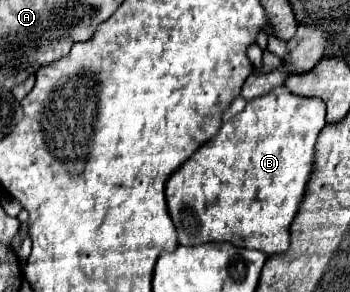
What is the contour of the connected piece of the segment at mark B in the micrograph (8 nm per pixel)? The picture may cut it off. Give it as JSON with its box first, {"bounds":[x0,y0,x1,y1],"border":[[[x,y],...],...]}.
{"bounds":[166,86,326,256],"border":[[[278,86],[246,104],[234,118],[222,124],[220,132],[200,146],[166,184],[168,214],[178,230],[182,246],[204,242],[230,242],[240,248],[260,250],[268,256],[280,254],[290,246],[290,222],[302,202],[306,182],[312,174],[314,144],[326,124],[326,104],[320,98],[302,98],[286,86]]]}

